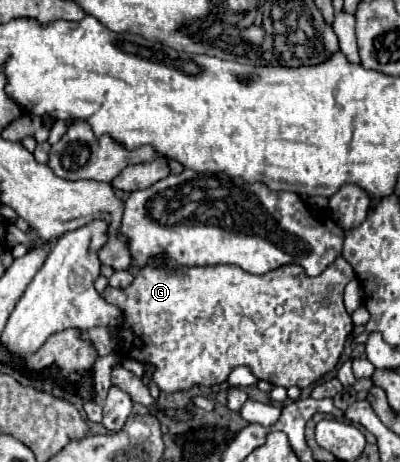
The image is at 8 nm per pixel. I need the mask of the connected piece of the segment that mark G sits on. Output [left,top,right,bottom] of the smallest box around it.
[102,256,356,392]

